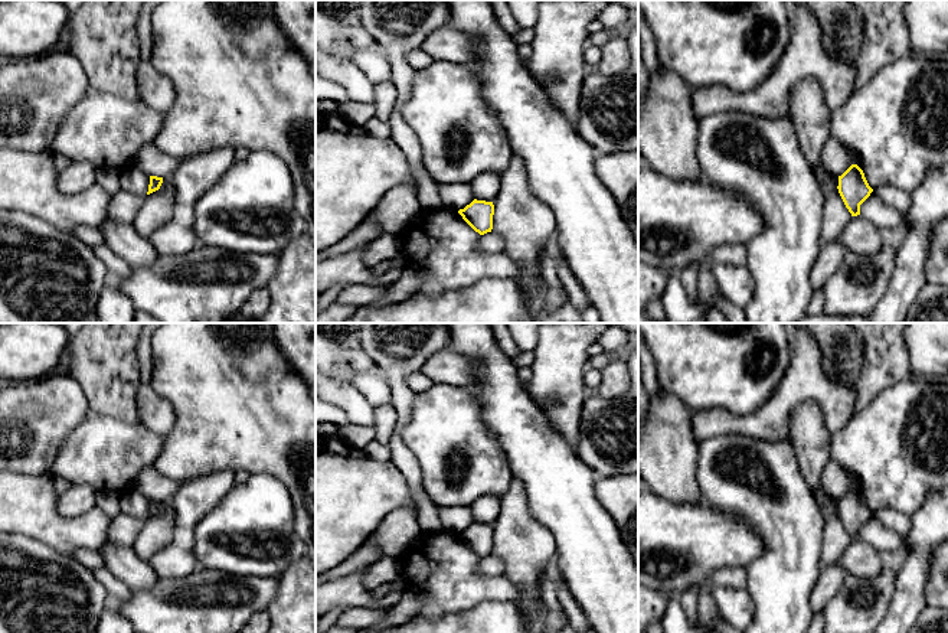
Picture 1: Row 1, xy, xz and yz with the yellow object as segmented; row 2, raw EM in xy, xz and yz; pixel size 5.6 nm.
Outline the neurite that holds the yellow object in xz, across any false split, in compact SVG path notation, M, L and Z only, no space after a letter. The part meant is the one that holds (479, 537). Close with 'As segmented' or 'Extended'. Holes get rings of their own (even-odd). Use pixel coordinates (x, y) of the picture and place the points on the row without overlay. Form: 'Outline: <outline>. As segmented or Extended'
Outline: M474 522L464 532L460 532L458 536L480 558L491 555L494 538L493 525Z. As segmented

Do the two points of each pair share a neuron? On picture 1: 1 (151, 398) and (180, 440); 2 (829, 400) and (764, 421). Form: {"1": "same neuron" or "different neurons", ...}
{"1": "different neurons", "2": "same neuron"}

